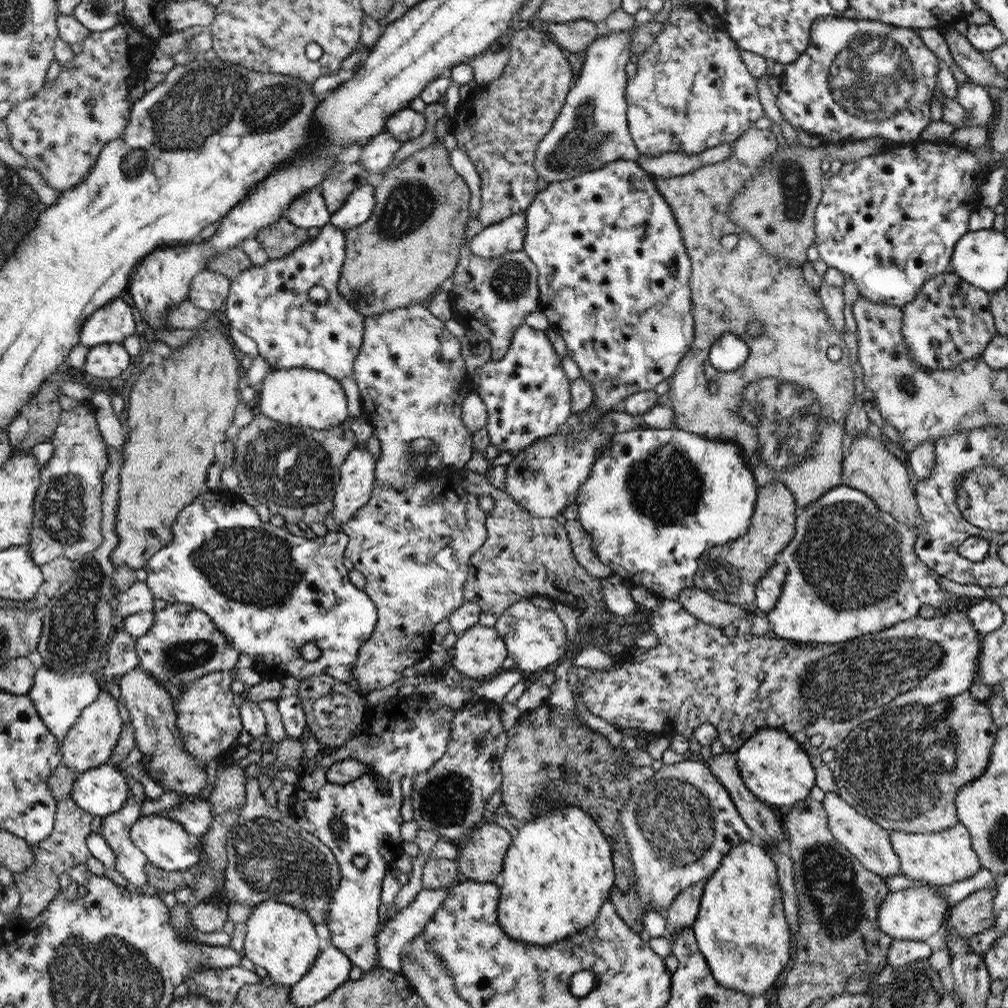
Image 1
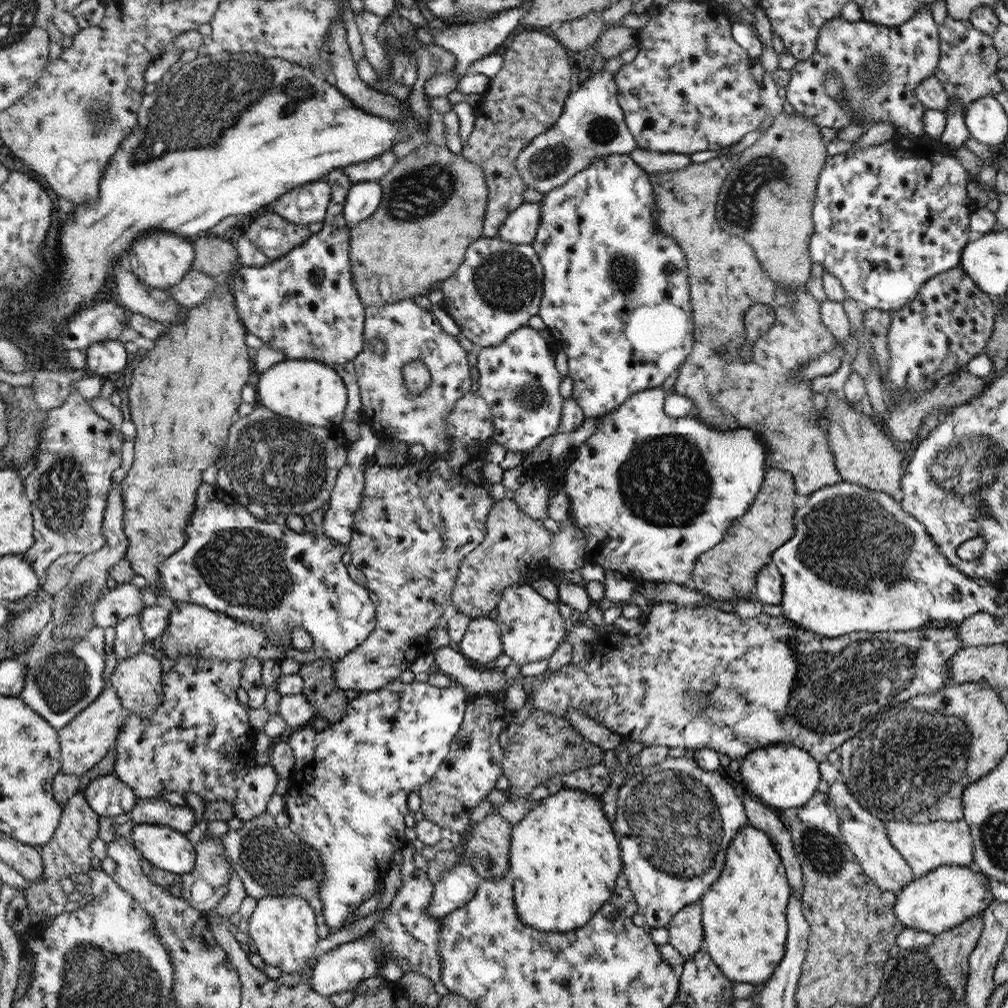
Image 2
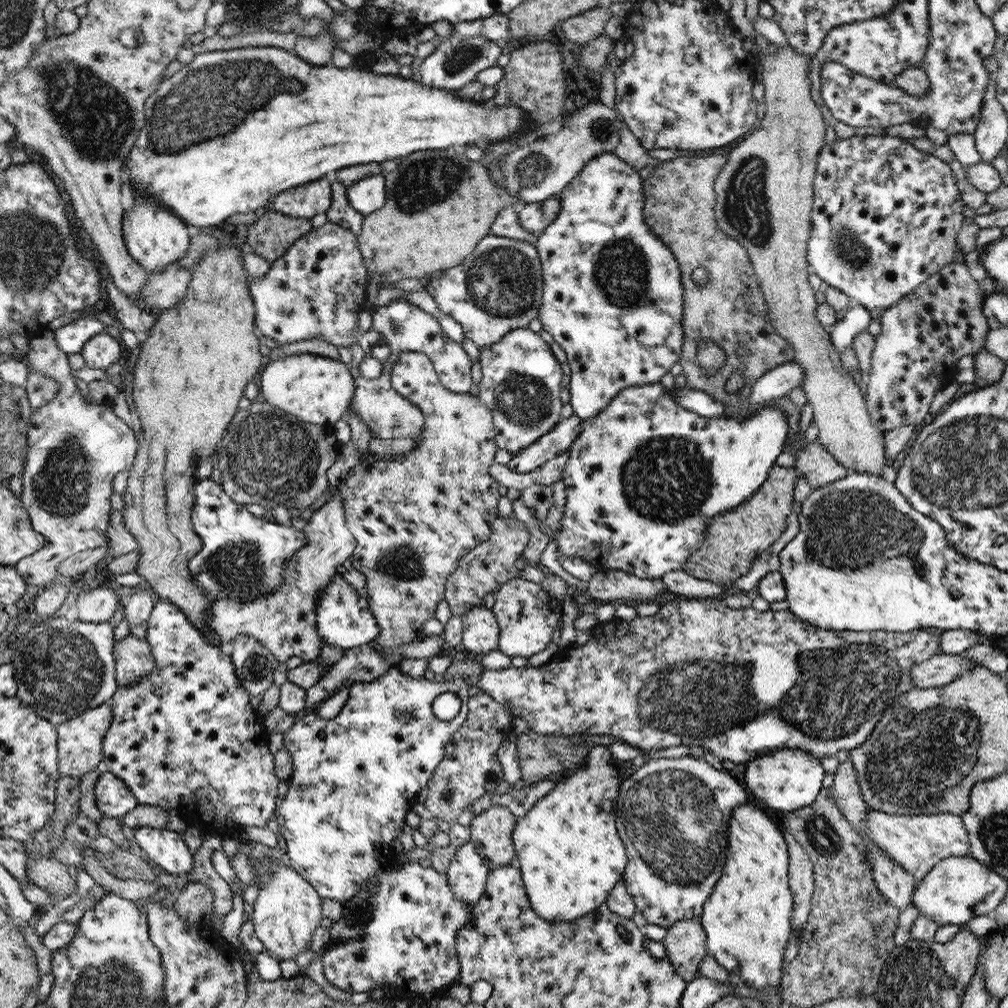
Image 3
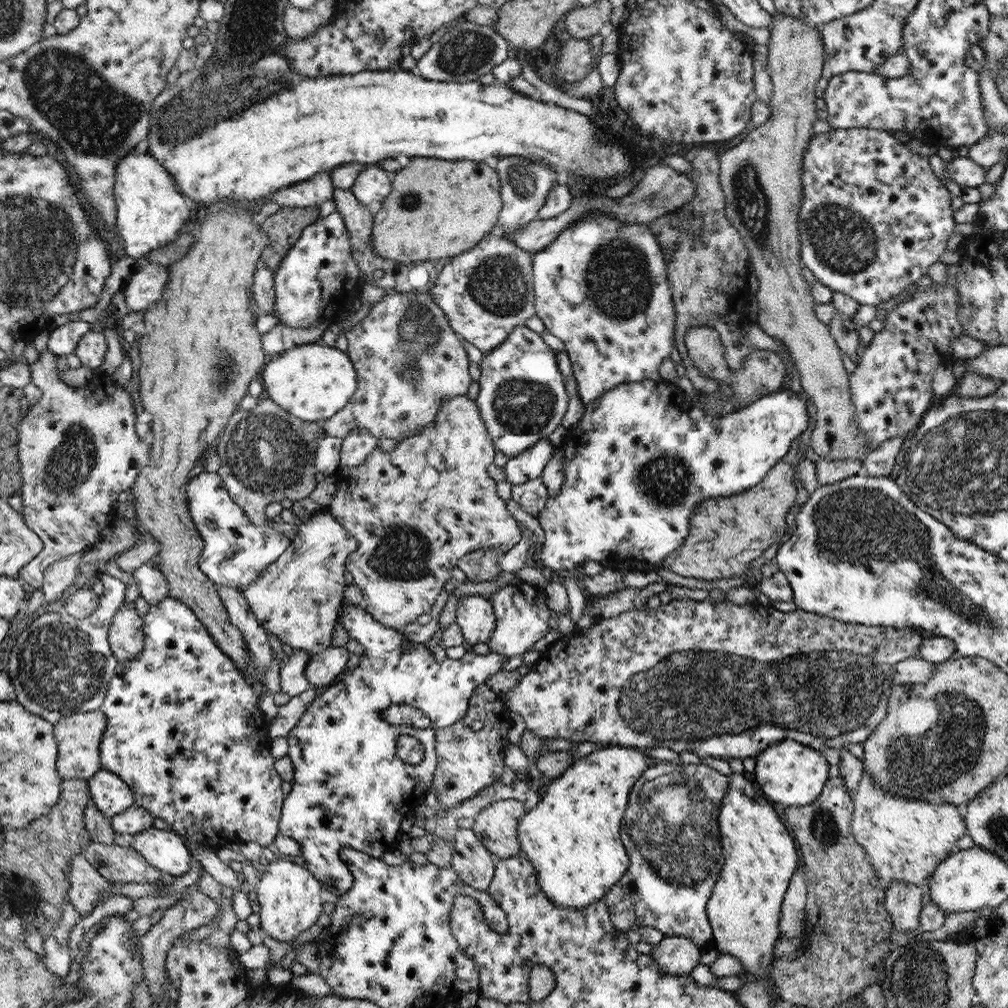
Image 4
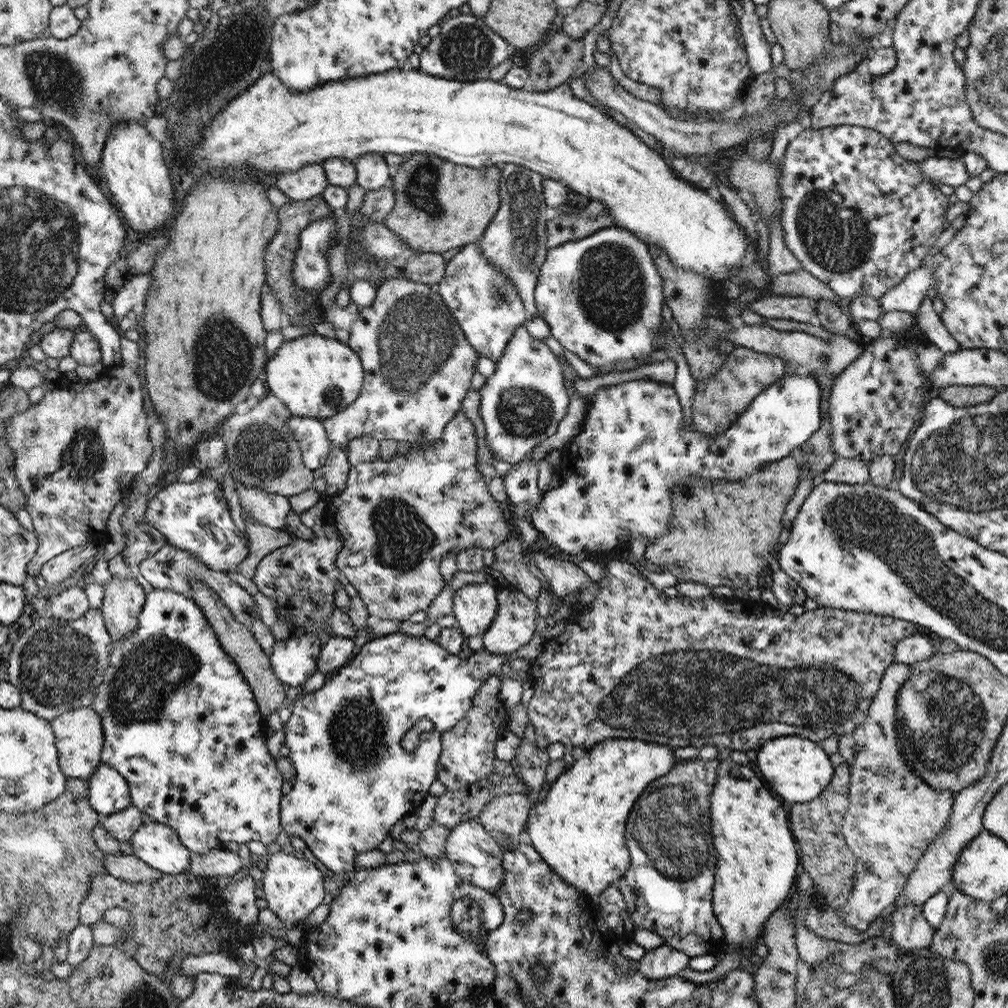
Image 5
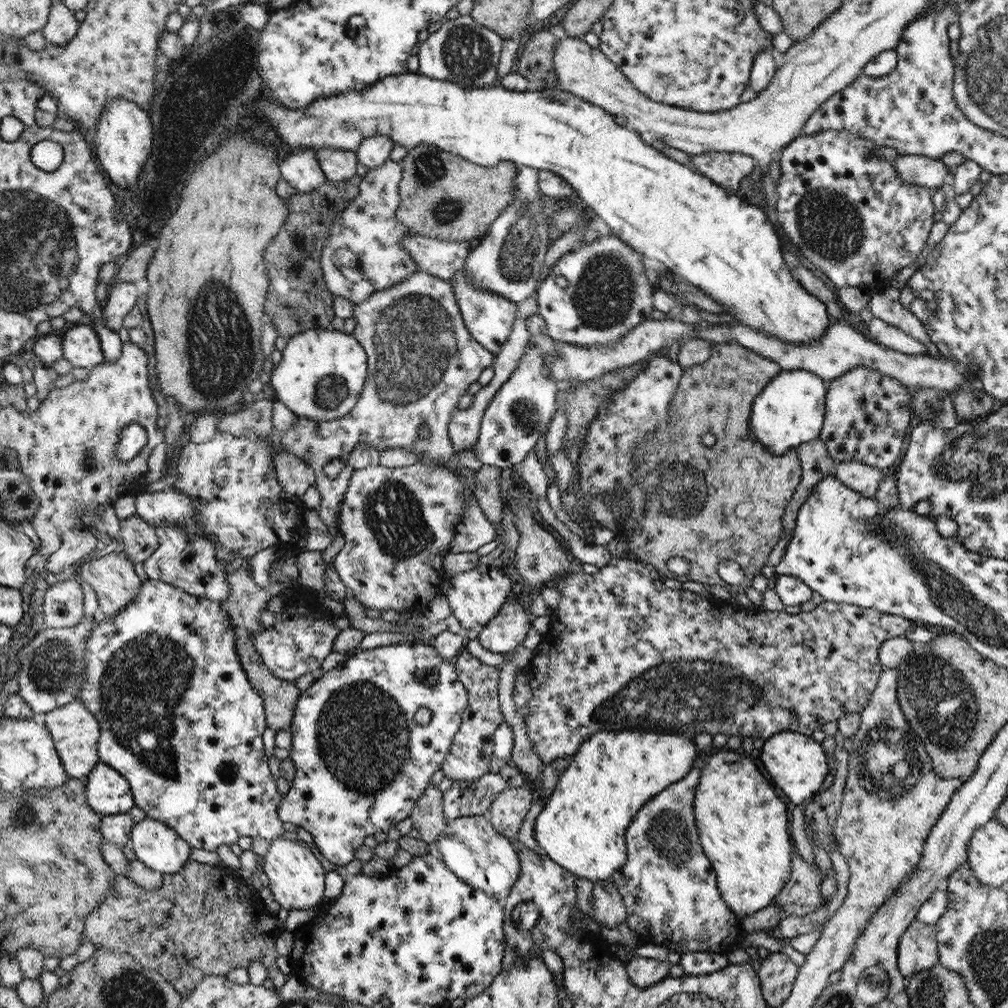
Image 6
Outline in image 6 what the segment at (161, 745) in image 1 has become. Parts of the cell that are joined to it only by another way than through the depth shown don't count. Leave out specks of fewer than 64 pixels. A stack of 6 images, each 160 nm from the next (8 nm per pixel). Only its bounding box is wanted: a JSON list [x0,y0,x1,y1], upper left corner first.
[79,552,141,616]

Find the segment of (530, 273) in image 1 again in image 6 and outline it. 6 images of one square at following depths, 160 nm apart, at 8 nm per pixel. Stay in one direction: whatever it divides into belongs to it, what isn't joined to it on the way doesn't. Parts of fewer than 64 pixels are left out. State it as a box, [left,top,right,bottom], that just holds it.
[450,268,519,353]

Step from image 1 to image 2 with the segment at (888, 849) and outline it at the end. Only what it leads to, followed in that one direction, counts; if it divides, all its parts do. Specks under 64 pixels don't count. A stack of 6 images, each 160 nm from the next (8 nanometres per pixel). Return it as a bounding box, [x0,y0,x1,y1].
[827,778,915,893]

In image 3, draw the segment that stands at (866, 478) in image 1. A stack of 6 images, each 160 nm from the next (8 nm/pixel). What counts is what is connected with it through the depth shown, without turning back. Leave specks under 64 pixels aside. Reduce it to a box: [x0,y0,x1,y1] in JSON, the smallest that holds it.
[715,43,888,474]

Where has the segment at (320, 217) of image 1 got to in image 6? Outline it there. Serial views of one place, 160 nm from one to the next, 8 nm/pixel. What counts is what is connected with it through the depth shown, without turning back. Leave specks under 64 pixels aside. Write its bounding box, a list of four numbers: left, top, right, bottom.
[280,150,327,192]

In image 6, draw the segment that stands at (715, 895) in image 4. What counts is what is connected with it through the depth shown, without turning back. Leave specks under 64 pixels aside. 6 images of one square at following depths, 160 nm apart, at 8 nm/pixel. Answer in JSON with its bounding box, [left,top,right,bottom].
[694,747,793,919]

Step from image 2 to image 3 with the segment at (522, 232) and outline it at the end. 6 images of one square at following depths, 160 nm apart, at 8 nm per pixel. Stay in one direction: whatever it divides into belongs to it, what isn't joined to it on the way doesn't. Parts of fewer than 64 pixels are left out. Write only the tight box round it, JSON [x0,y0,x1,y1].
[518,195,560,236]

